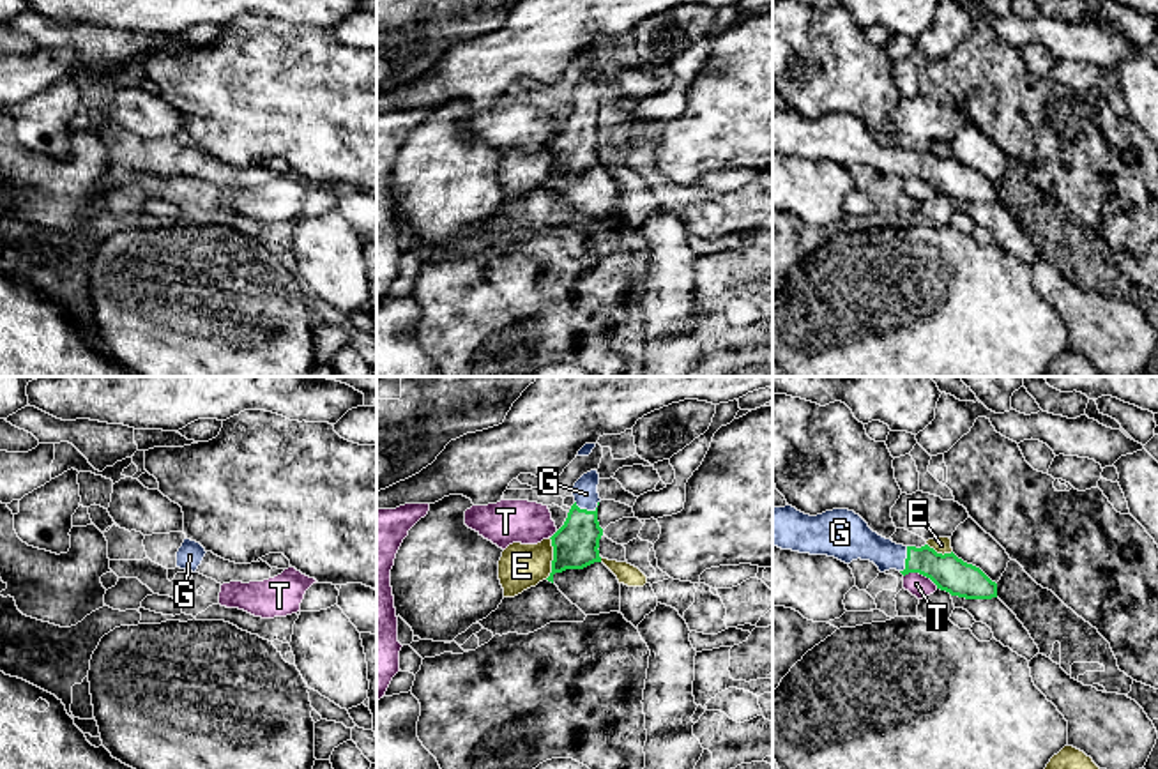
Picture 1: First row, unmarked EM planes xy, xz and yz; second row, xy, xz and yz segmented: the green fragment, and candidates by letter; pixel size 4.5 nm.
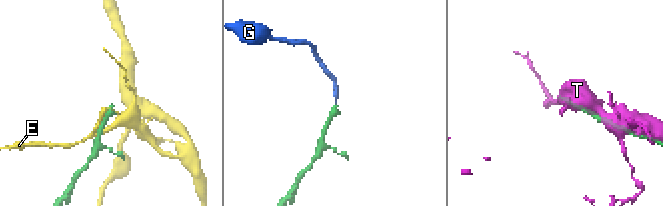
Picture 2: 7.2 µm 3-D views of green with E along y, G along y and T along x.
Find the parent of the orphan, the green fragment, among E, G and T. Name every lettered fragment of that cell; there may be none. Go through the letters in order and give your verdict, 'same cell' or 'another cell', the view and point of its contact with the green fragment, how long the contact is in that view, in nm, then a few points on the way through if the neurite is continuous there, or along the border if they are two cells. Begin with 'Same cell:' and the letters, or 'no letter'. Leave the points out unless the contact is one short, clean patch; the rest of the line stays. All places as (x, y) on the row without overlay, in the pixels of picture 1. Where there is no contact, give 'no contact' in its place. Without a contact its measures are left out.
Same cell: G
E: another cell; contact xz (554, 163); length 190 nm
G: same cell; contact xz (586, 114); length 110 nm; way xz (575, 149), (586, 114), (586, 98)
T: another cell; contact yz (921, 177); length 170 nm

